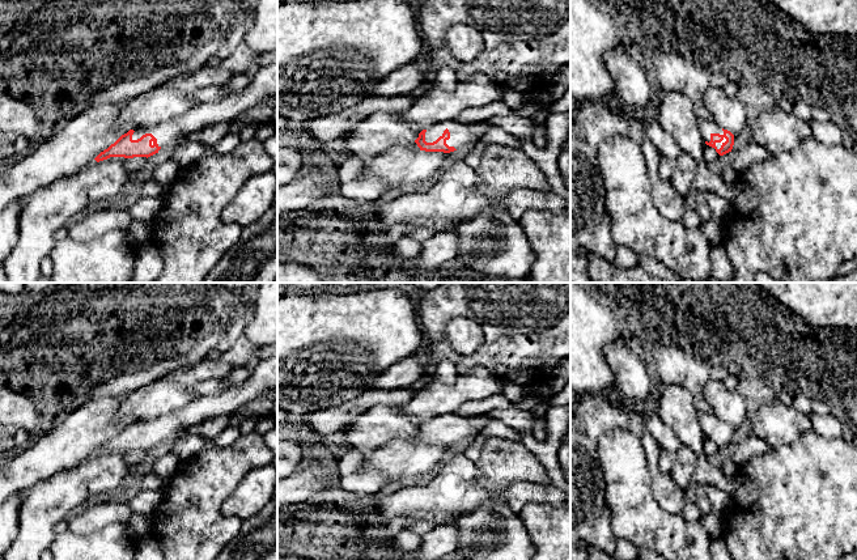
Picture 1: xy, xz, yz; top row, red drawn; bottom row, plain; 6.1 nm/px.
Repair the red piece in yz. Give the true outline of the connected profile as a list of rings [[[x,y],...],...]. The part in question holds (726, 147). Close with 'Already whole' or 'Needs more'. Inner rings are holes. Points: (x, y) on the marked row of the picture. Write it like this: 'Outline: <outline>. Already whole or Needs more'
Outline: [[[697,119],[697,126],[705,144],[714,148],[720,156],[731,152],[734,145],[734,135],[721,128],[713,119]]]. Needs more

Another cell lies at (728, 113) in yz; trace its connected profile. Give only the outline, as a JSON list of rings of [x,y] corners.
[[[709,86],[703,102],[721,128],[730,131],[734,136],[743,133],[747,126],[747,113],[744,105],[737,98],[729,97],[724,89]]]

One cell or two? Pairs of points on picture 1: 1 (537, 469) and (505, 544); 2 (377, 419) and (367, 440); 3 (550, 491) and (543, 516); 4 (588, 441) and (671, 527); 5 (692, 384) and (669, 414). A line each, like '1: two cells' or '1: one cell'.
1: one cell
2: one cell
3: two cells
4: two cells
5: two cells

